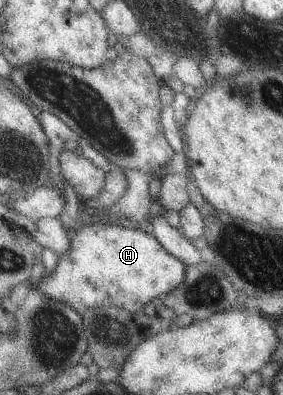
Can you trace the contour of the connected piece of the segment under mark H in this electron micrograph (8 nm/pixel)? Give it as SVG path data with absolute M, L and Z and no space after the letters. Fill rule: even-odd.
M94 221L93 224L77 229L74 235L70 236L70 247L67 253L59 256L56 268L50 277L44 276L35 283L35 290L50 299L60 301L78 313L106 306L116 306L129 312L137 312L153 299L164 299L172 293L184 281L186 268L185 263L172 257L153 234L133 228L128 229L122 225Z

